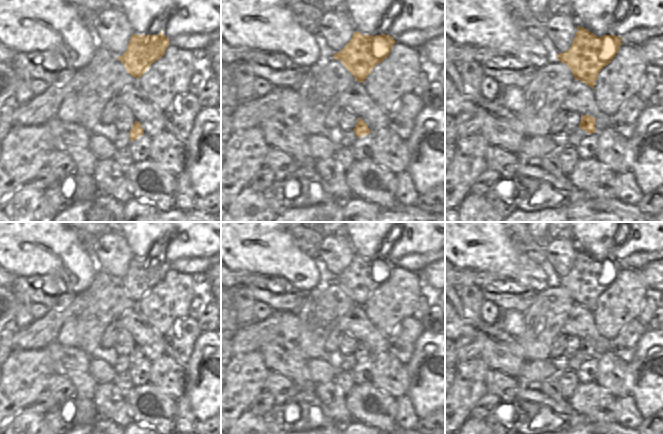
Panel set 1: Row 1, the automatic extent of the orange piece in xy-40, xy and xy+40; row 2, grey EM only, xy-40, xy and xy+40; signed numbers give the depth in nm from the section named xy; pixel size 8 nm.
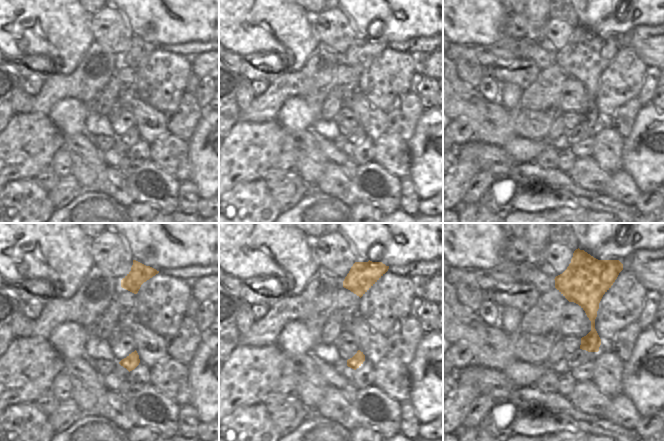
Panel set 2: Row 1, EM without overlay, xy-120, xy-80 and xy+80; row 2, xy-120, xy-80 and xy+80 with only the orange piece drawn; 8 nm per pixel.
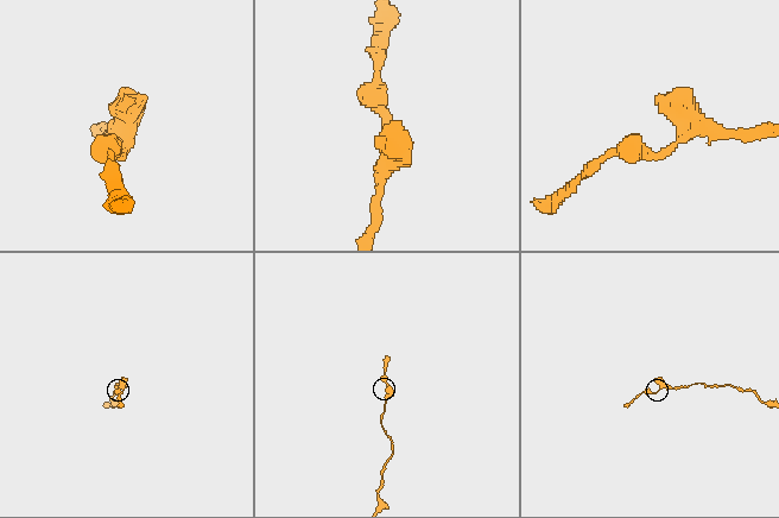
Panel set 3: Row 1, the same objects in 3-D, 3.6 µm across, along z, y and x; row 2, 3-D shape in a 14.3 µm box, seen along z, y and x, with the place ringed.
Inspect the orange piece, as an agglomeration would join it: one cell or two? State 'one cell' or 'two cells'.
one cell

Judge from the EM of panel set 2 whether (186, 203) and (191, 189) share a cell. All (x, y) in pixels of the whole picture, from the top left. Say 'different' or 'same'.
same

